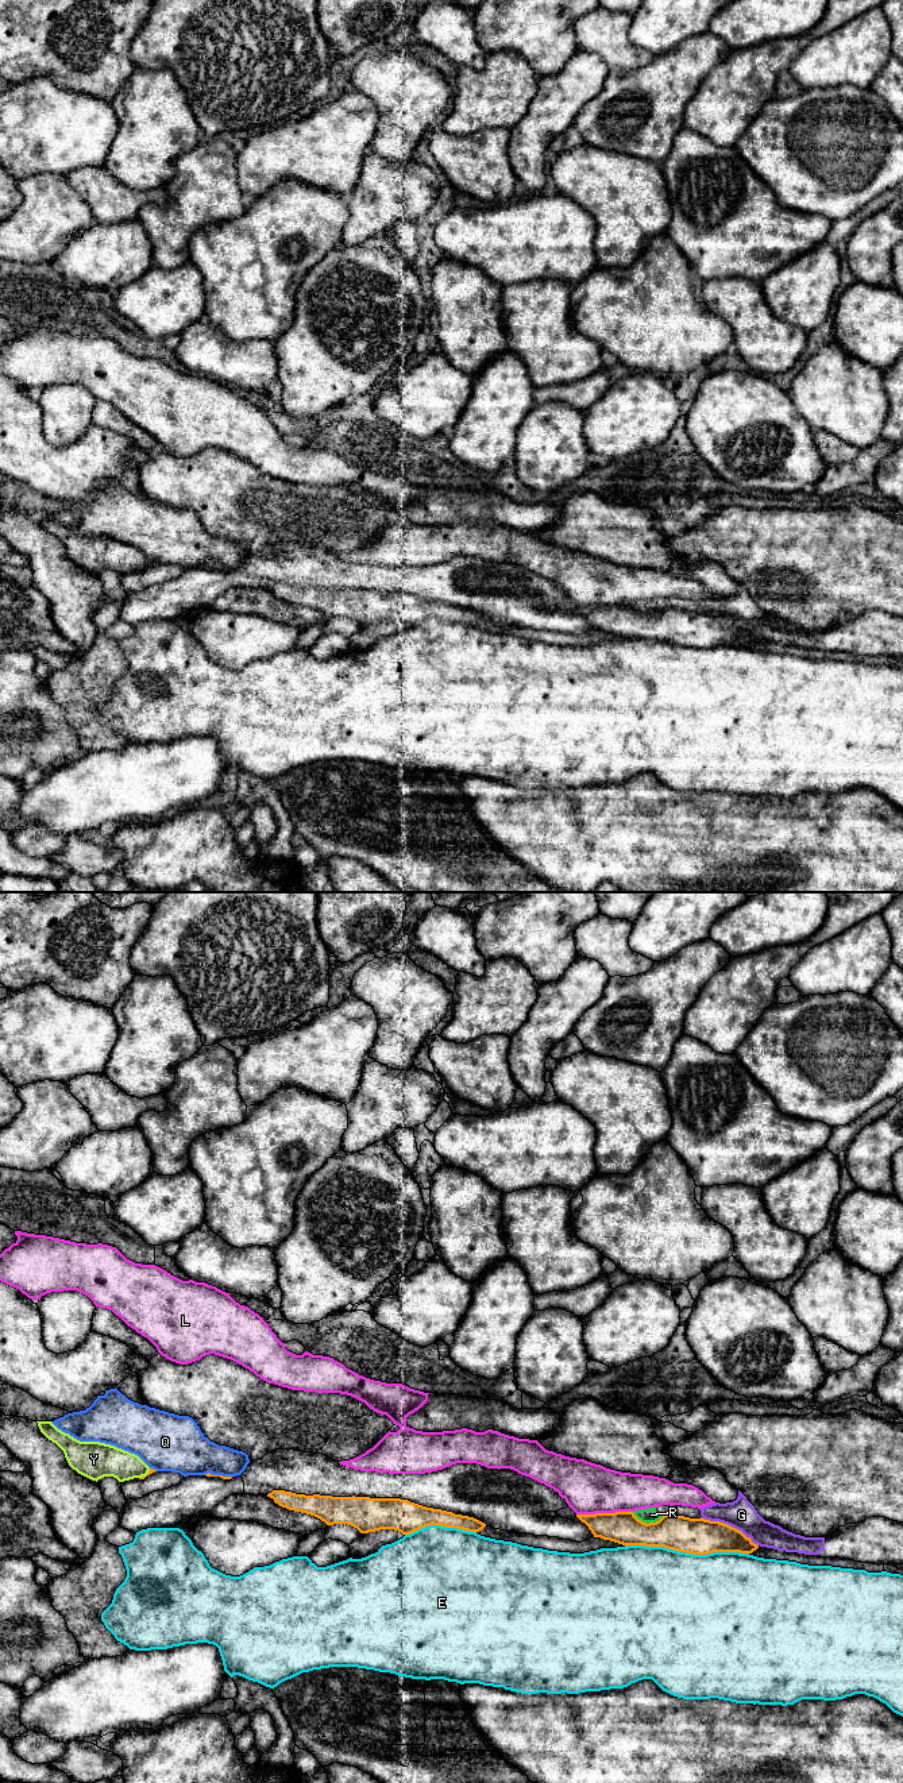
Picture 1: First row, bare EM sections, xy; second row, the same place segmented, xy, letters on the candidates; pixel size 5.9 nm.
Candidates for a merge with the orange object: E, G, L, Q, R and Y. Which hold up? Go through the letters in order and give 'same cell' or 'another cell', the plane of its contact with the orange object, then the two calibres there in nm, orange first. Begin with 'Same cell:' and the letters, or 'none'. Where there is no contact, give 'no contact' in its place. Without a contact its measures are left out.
Same cell: none
E: another cell | xy | 220/500 nm
G: another cell | xy | 220/180 nm
L: another cell | xy | 190/300 nm
Q: another cell | xy | 20/280 nm
R: another cell | xy | 220/90 nm
Y: another cell | xy | 30/190 nm

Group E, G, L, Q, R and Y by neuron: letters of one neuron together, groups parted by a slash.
E / G R / L / Q / Y

